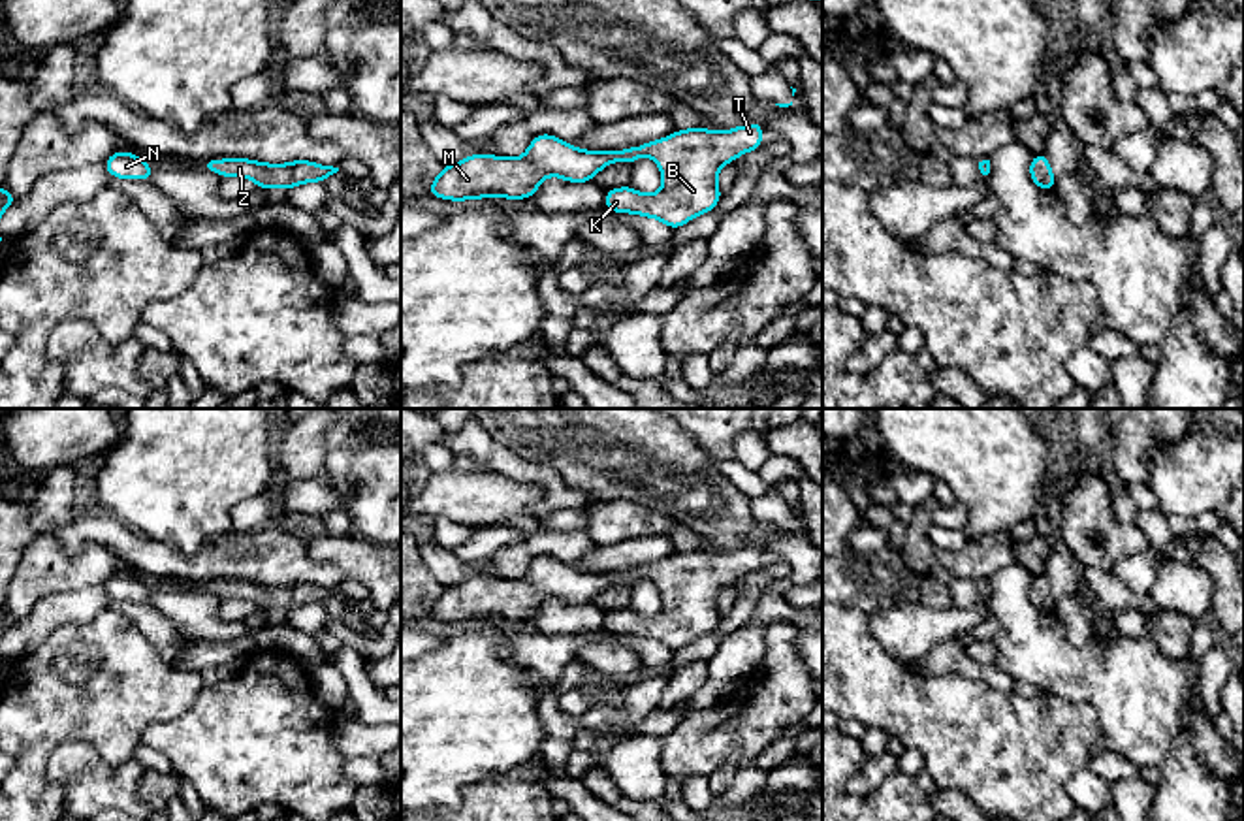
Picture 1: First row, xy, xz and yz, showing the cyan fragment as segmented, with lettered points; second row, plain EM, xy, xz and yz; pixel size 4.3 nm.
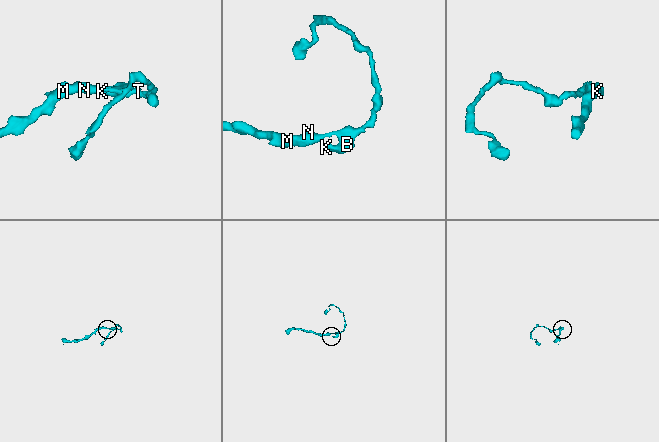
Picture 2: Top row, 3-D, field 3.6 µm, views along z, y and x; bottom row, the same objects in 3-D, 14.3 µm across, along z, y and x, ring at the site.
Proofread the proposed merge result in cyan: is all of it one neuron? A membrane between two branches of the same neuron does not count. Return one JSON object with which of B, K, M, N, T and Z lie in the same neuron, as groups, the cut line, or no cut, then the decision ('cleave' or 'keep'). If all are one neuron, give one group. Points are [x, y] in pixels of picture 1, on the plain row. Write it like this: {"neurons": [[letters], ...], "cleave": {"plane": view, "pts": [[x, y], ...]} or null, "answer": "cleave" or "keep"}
{"neurons": [["B", "K", "M", "N", "T", "Z"]], "cleave": null, "answer": "keep"}

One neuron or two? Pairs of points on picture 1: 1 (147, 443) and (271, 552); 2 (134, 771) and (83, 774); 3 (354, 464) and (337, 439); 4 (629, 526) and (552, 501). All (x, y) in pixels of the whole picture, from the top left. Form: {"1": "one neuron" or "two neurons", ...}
{"1": "two neurons", "2": "one neuron", "3": "two neurons", "4": "two neurons"}

